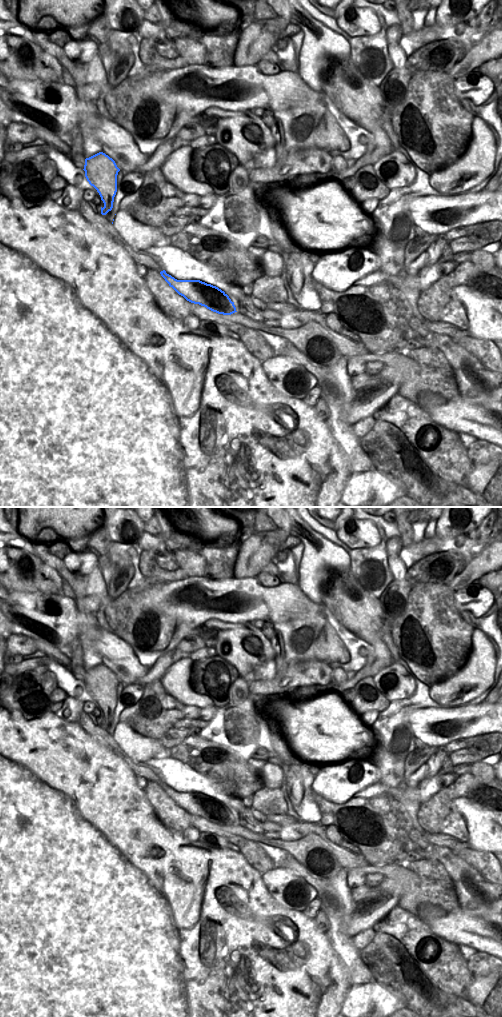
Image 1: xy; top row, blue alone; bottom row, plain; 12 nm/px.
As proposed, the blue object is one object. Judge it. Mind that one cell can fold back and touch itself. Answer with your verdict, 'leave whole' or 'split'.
leave whole

